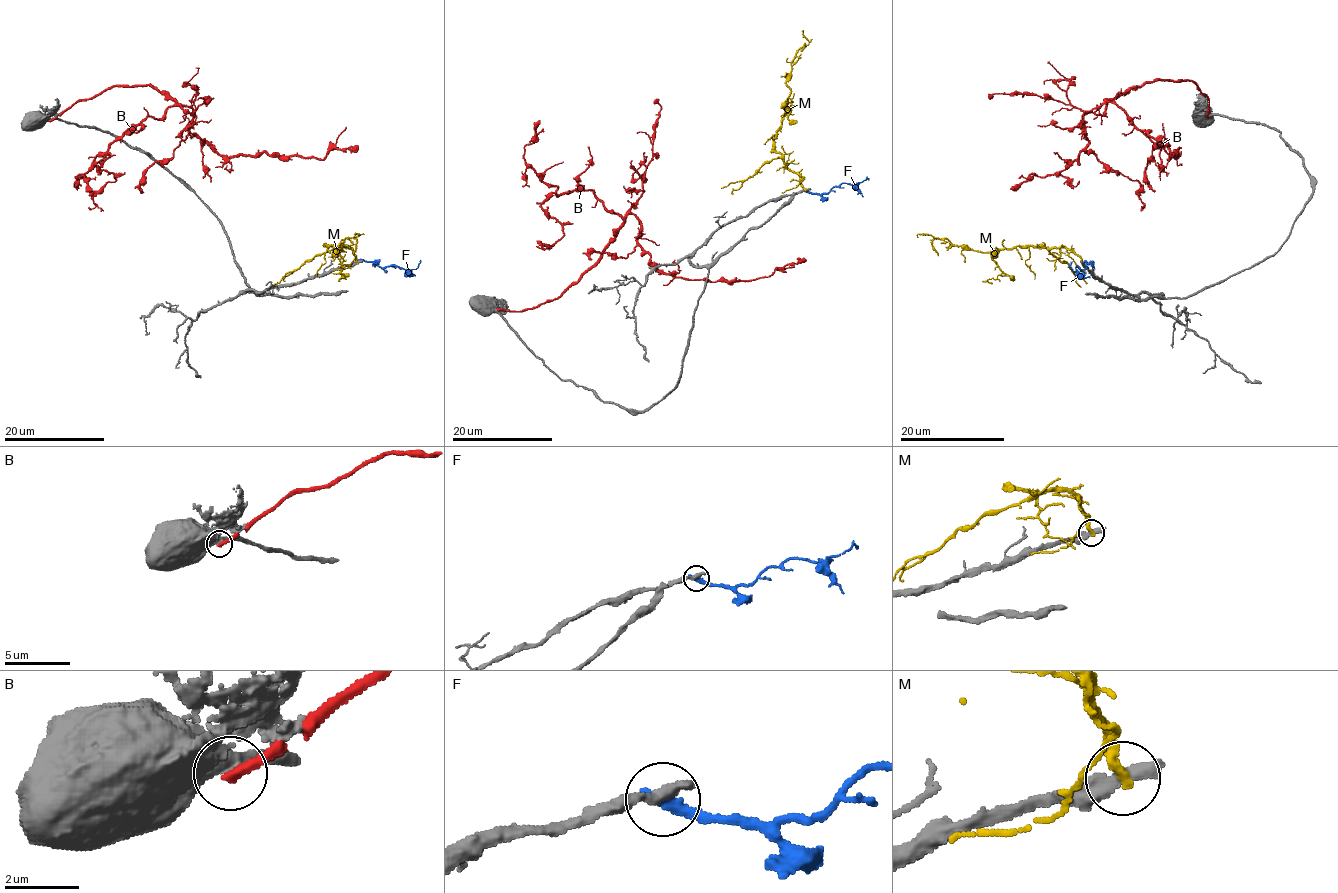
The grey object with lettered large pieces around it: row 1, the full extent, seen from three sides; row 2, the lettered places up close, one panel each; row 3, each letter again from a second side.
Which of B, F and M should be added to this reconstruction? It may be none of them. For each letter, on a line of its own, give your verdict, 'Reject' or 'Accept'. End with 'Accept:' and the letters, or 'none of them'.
B: Reject
F: Reject
M: Reject
Accept: none of them

